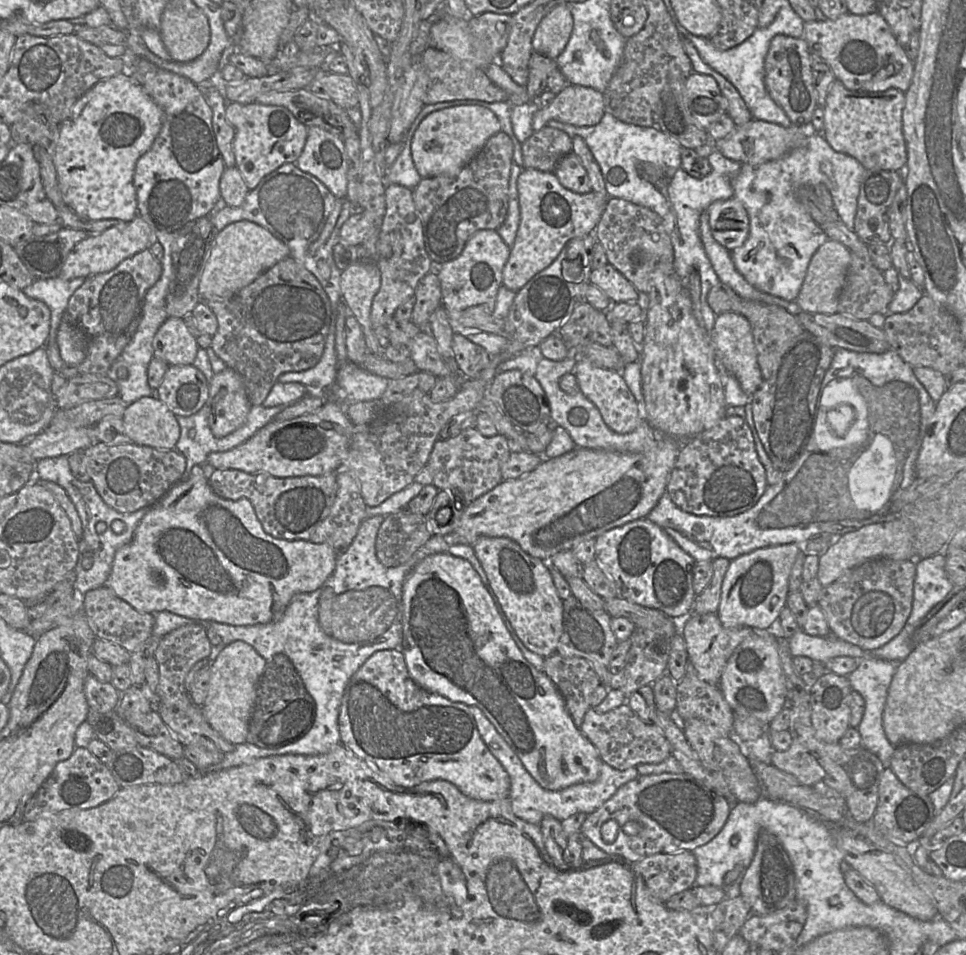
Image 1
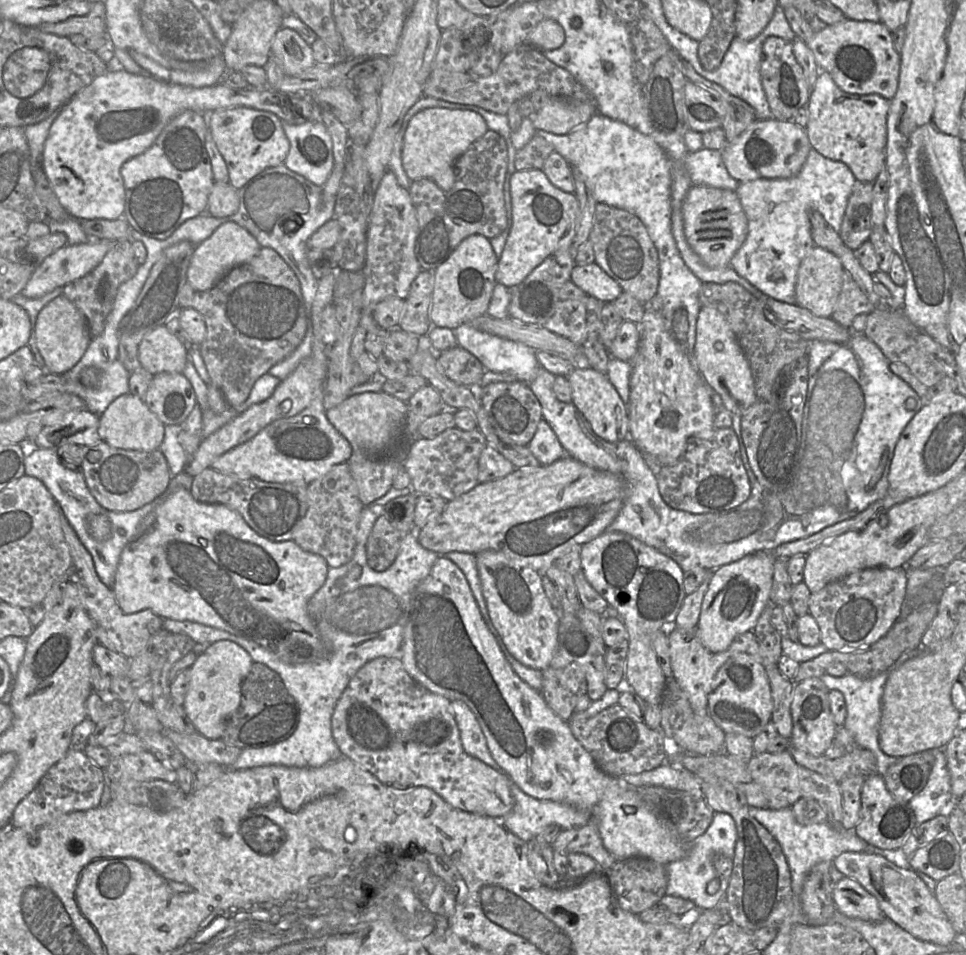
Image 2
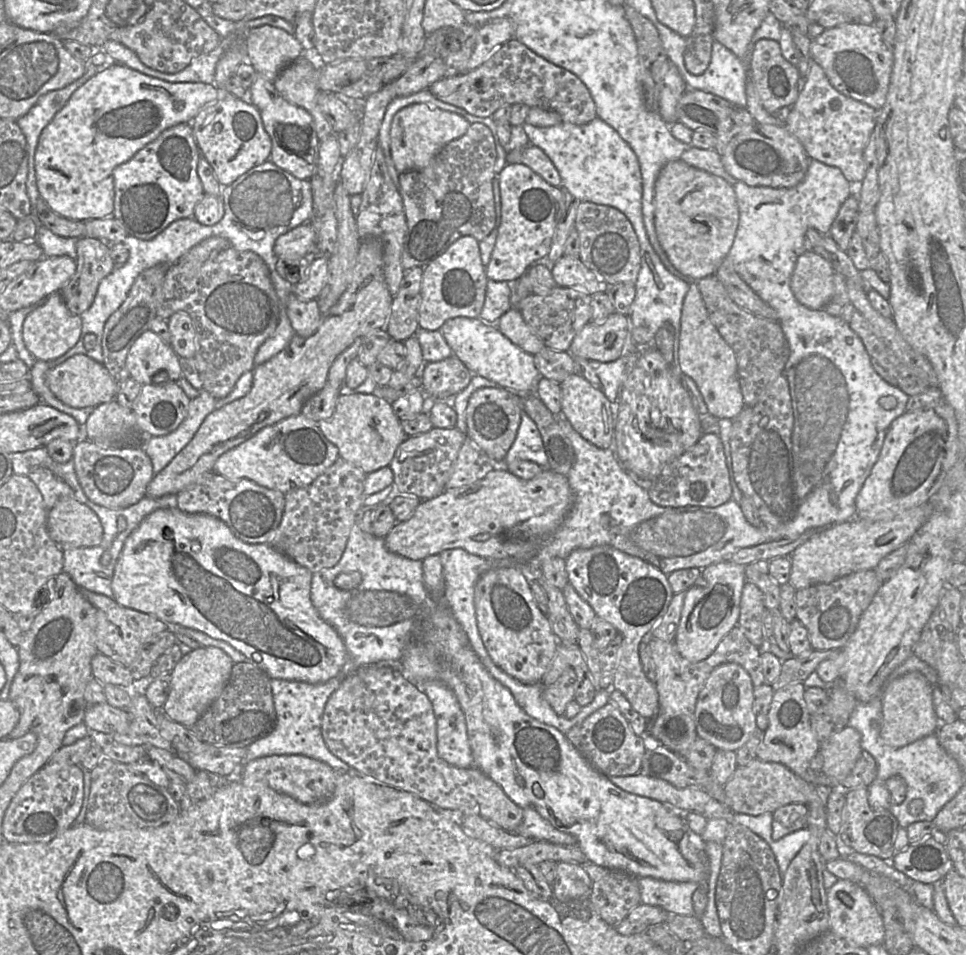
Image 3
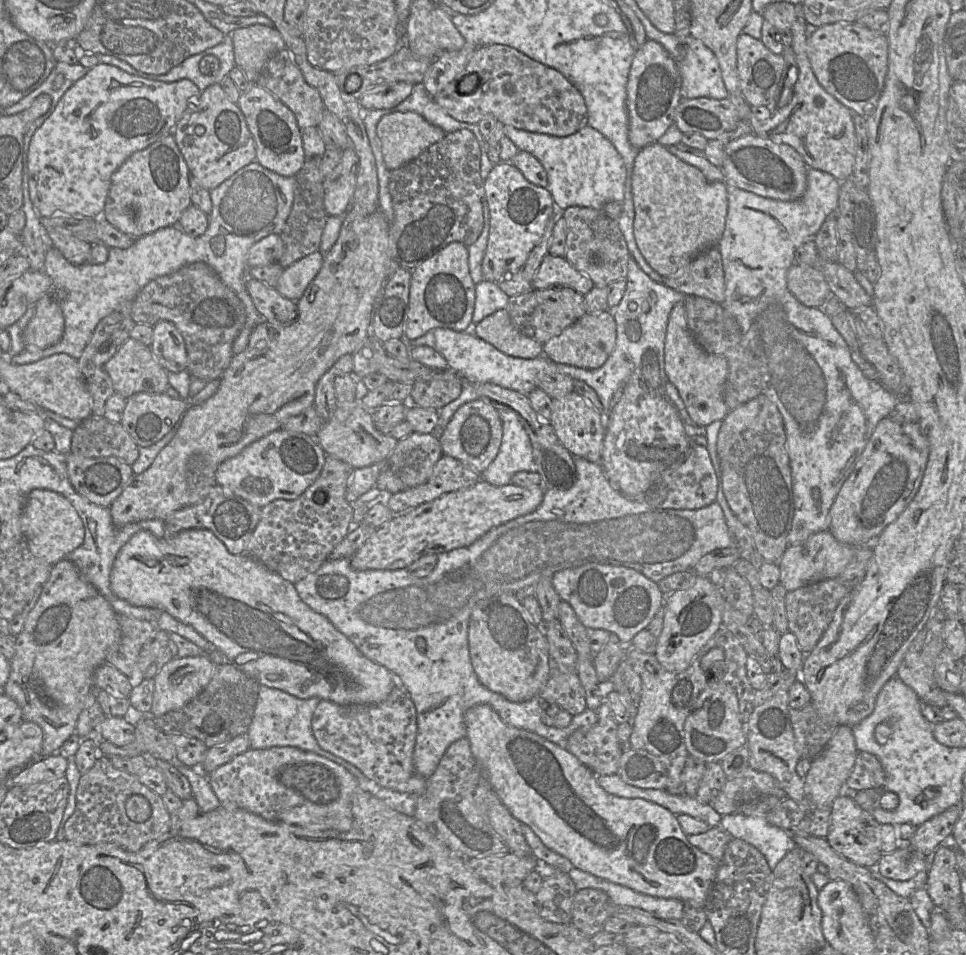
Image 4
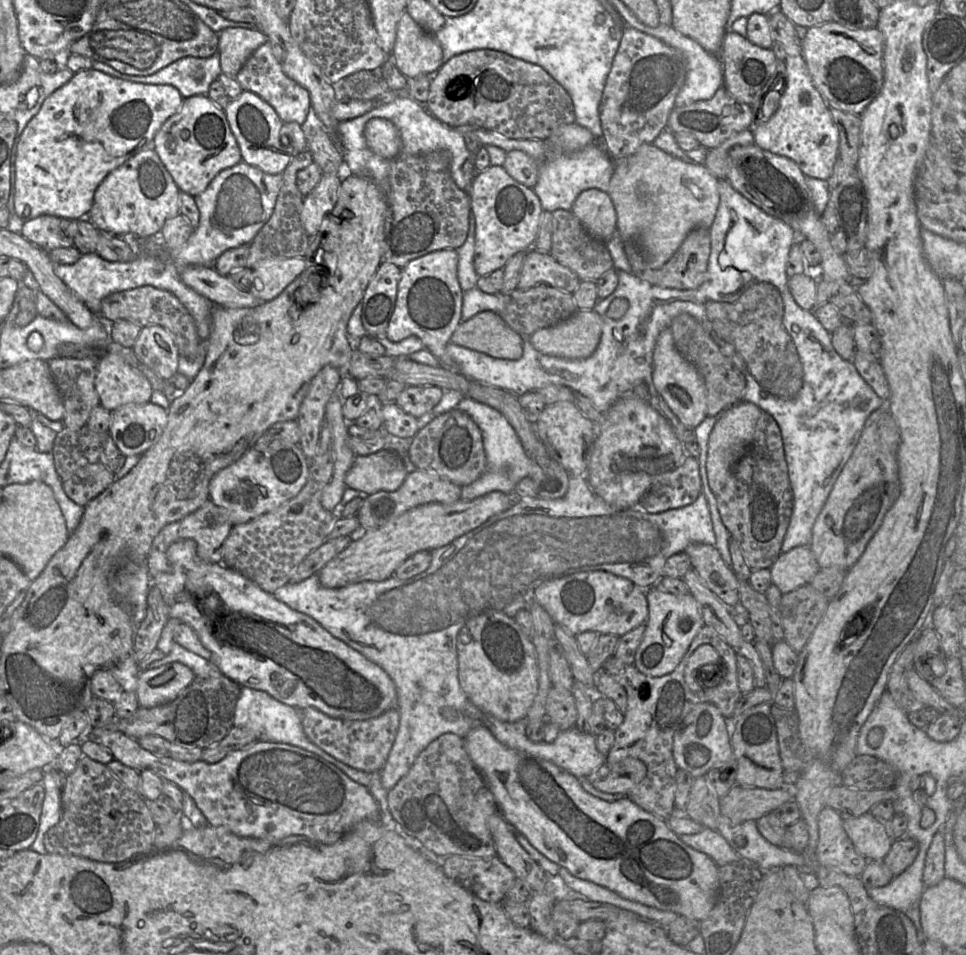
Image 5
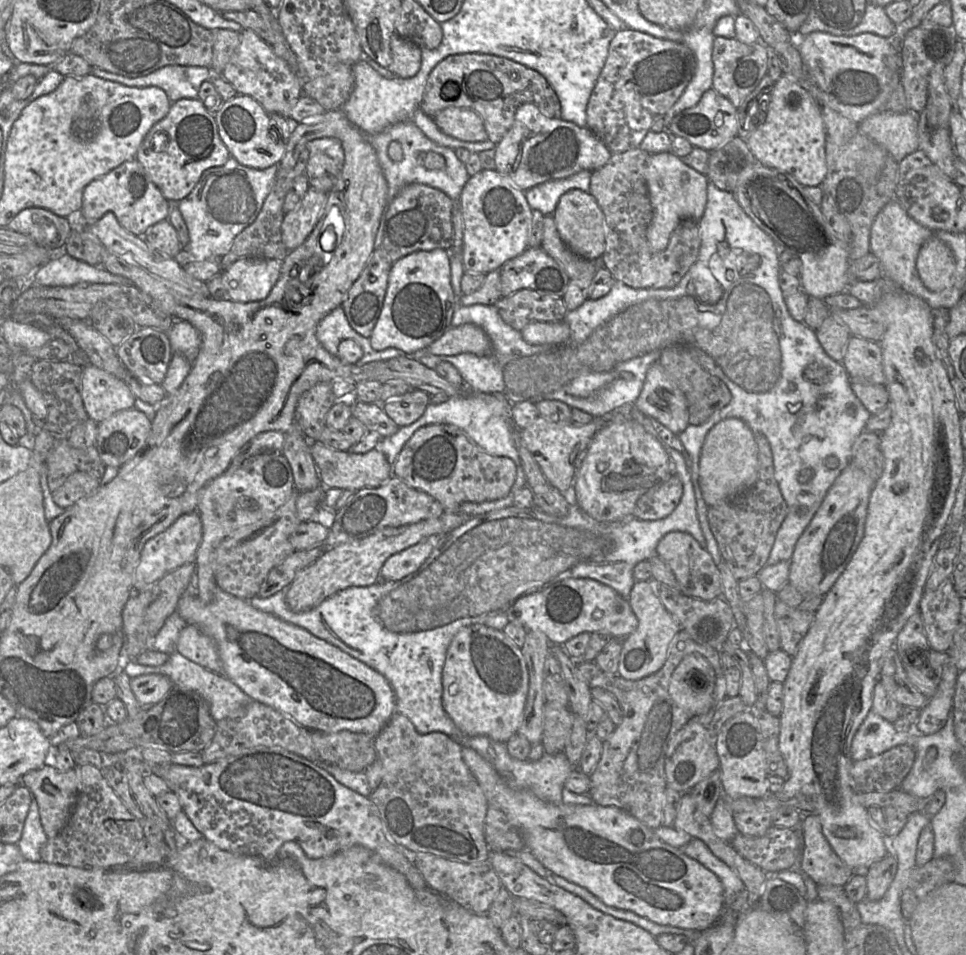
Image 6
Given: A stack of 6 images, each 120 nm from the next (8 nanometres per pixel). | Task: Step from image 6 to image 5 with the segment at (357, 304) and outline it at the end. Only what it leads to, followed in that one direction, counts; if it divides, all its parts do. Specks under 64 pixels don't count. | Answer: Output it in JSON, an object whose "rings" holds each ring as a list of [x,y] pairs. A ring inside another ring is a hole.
{"rings":[[[382,261],[370,280],[360,302],[362,324],[369,335],[386,337],[400,278],[401,268]]]}

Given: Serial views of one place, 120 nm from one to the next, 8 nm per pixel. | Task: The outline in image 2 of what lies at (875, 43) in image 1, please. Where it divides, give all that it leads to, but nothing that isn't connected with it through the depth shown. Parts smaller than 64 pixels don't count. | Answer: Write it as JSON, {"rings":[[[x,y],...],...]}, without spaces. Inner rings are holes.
{"rings":[[[844,18],[836,24],[827,25],[819,32],[814,32],[812,39],[805,44],[812,51],[819,68],[829,73],[842,91],[859,95],[878,94],[888,100],[895,96],[899,83],[900,55],[893,47],[890,31],[880,21]]]}

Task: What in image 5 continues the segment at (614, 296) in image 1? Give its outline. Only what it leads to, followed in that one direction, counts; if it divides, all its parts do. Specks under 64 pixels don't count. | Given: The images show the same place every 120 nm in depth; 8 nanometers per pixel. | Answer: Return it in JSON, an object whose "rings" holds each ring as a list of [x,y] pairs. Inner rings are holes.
{"rings":[[[530,248],[523,260],[517,289],[551,286],[573,293],[580,283],[580,278],[572,270],[558,263],[552,255]]]}

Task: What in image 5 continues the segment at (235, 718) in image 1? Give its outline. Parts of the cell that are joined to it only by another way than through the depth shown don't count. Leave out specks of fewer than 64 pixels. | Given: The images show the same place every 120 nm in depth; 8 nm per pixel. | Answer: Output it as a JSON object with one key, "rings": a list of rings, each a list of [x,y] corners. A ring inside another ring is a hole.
{"rings":[[[179,662],[140,673],[136,694],[141,708],[153,708],[175,700],[194,680],[193,671]]]}

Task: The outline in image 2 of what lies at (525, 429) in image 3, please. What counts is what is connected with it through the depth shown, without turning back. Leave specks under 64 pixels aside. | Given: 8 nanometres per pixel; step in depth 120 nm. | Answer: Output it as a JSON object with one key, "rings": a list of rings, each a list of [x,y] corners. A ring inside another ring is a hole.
{"rings":[[[544,419],[539,422],[535,435],[527,447],[542,465],[552,464],[566,456],[558,437]]]}

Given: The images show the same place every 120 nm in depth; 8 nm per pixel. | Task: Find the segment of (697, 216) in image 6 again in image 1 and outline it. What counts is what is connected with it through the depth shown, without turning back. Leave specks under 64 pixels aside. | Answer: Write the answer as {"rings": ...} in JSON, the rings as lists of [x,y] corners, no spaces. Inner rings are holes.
{"rings":[[[734,197],[712,203],[704,212],[713,238],[728,251],[740,247],[749,234],[749,216]]]}

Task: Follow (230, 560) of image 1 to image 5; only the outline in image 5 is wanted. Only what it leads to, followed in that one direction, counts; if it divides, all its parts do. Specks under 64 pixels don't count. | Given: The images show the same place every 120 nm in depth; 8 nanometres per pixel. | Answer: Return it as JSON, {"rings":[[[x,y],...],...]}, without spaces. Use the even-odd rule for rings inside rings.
{"rings":[[[182,539],[173,543],[167,551],[167,559],[171,567],[169,573],[158,574],[152,581],[153,586],[159,588],[163,600],[169,608],[169,615],[190,626],[202,644],[212,652],[213,657],[211,662],[215,664],[222,674],[241,687],[264,691],[279,702],[300,711],[308,707],[313,707],[329,717],[344,720],[368,720],[378,717],[393,707],[397,707],[397,691],[394,682],[380,666],[371,662],[341,640],[335,638],[313,618],[291,609],[276,599],[274,594],[265,592],[242,574],[227,568],[222,563],[203,562],[197,555],[197,545],[194,540]]]}

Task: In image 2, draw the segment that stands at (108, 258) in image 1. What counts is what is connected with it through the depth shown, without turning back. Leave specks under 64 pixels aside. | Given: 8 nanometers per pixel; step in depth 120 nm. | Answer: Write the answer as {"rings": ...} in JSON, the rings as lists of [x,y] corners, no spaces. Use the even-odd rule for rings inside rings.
{"rings":[[[90,240],[77,245],[66,245],[48,256],[31,274],[21,295],[27,298],[41,297],[58,287],[63,287],[90,273],[103,260],[106,253],[114,245],[109,240]]]}

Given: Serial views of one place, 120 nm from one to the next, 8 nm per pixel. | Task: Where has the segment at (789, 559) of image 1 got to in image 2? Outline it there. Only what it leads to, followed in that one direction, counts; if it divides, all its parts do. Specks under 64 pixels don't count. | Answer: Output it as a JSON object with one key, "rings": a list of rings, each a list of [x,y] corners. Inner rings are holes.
{"rings":[[[760,551],[715,570],[708,570],[713,572],[695,633],[710,652],[722,652],[736,636],[753,631],[760,615],[770,605],[775,560],[771,551]]]}

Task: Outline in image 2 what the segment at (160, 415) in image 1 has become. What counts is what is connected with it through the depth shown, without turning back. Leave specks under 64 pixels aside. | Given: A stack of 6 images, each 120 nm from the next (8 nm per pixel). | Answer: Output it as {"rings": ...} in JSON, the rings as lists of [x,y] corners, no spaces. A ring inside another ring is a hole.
{"rings":[[[127,393],[112,401],[99,415],[98,433],[101,441],[125,450],[158,450],[164,438],[165,425],[147,407],[144,400]]]}

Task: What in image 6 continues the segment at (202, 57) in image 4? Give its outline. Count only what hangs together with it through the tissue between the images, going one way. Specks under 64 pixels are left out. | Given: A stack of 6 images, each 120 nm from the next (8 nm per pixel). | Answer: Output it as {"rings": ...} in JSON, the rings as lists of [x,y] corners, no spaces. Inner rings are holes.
{"rings":[[[163,66],[147,75],[126,77],[92,67],[91,74],[129,87],[158,87],[173,103],[181,99],[197,99],[200,86],[210,81],[211,68],[201,66]]]}

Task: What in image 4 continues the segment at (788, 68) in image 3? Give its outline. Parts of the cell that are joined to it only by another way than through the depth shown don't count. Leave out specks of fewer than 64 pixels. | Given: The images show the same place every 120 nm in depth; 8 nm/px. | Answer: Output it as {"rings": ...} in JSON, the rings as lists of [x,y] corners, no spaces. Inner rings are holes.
{"rings":[[[740,34],[737,40],[737,68],[741,94],[750,106],[775,108],[783,91],[787,65],[781,55],[770,51],[760,39]]]}

